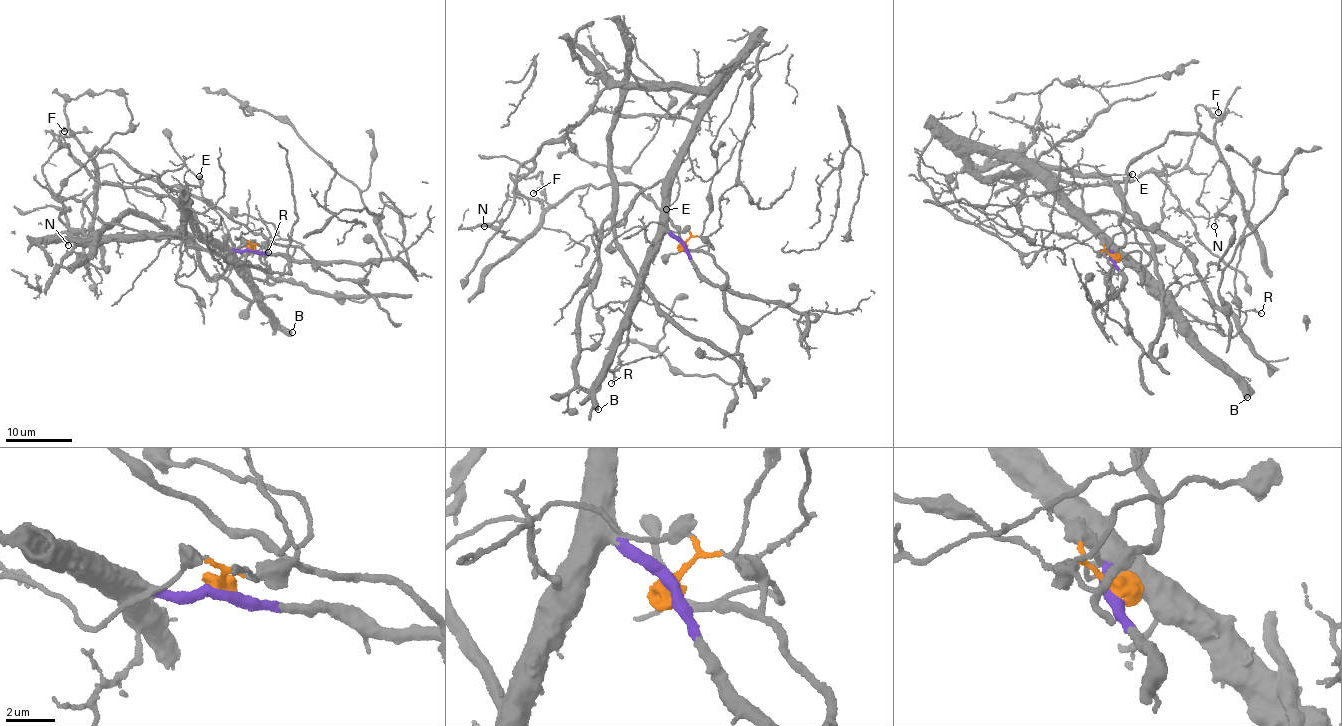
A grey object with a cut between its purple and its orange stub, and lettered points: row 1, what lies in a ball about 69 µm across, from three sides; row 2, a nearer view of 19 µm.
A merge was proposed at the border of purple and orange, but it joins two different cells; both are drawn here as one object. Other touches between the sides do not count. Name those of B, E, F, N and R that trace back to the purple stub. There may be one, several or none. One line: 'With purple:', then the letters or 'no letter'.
With purple: B, E, F, R

